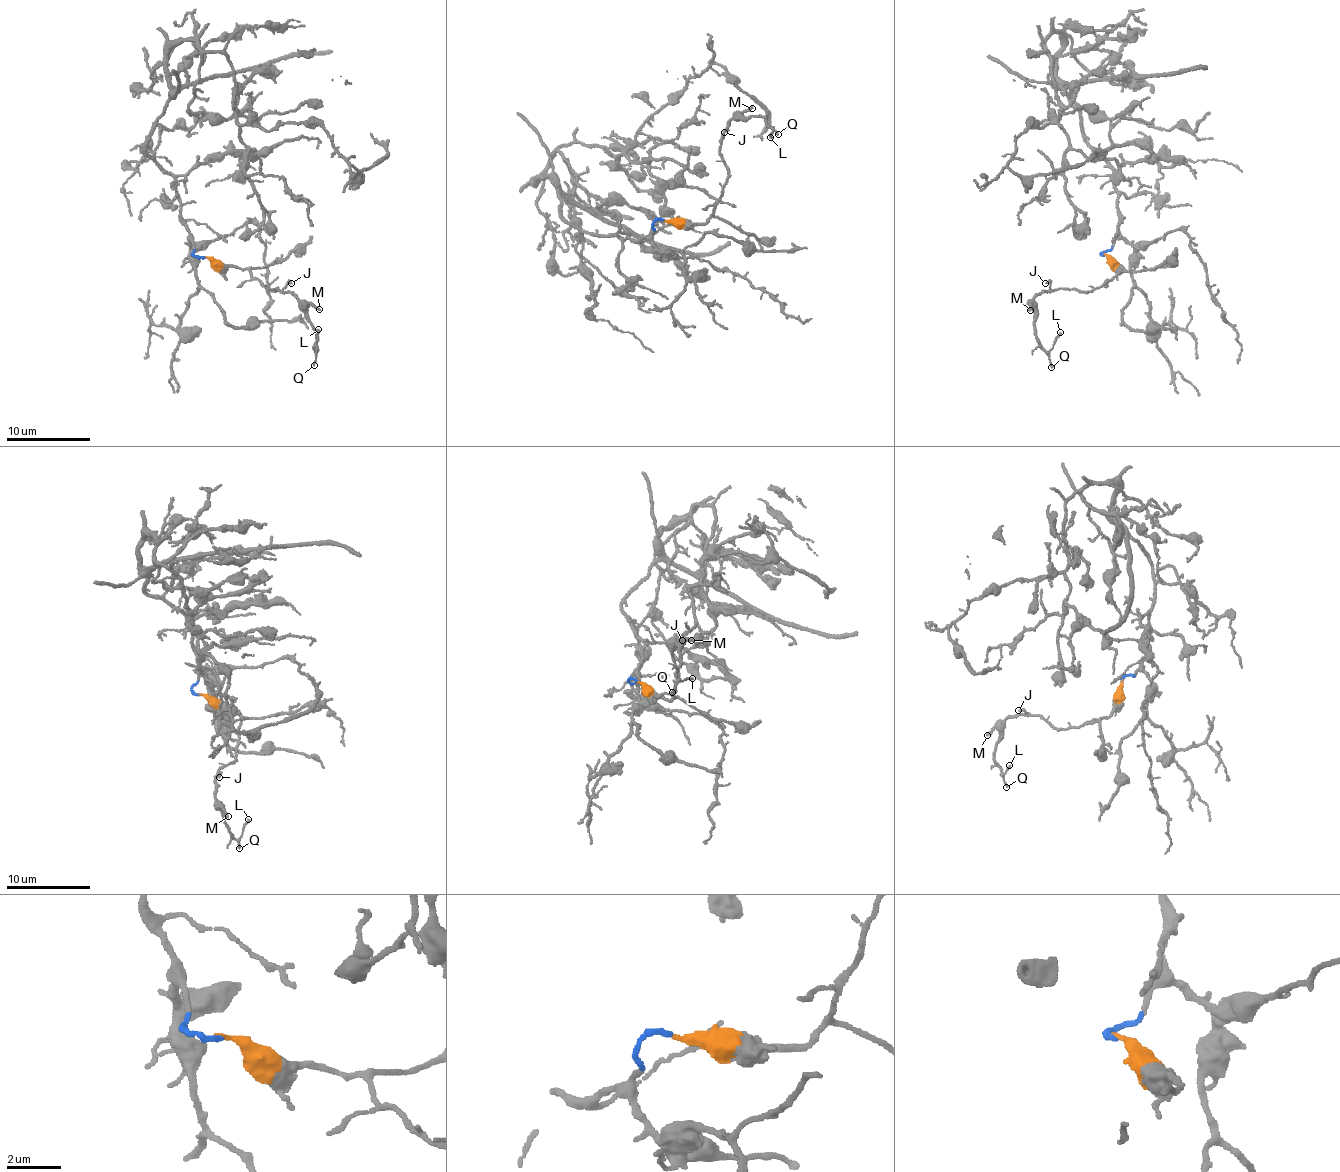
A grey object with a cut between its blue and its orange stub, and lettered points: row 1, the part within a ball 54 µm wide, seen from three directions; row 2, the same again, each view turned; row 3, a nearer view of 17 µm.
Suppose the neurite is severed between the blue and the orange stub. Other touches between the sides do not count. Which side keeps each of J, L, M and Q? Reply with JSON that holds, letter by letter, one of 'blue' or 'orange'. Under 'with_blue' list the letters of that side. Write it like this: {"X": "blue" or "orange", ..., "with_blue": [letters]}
{"J": "orange", "L": "orange", "M": "orange", "Q": "orange", "with_blue": []}

